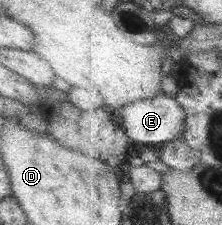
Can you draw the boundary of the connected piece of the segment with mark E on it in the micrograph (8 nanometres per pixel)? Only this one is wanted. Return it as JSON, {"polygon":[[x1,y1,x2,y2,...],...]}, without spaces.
{"polygon":[[158,95,121,107,115,116,132,142,145,146,175,140,185,132,185,111,178,100]]}

